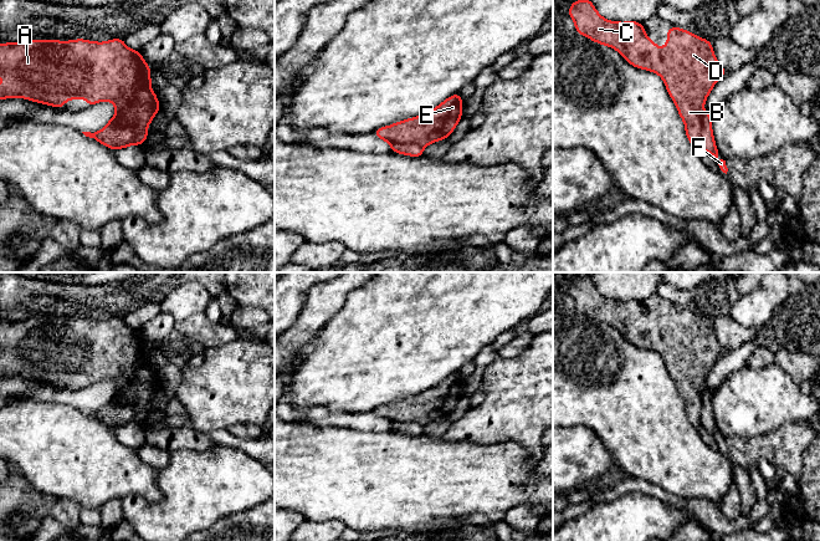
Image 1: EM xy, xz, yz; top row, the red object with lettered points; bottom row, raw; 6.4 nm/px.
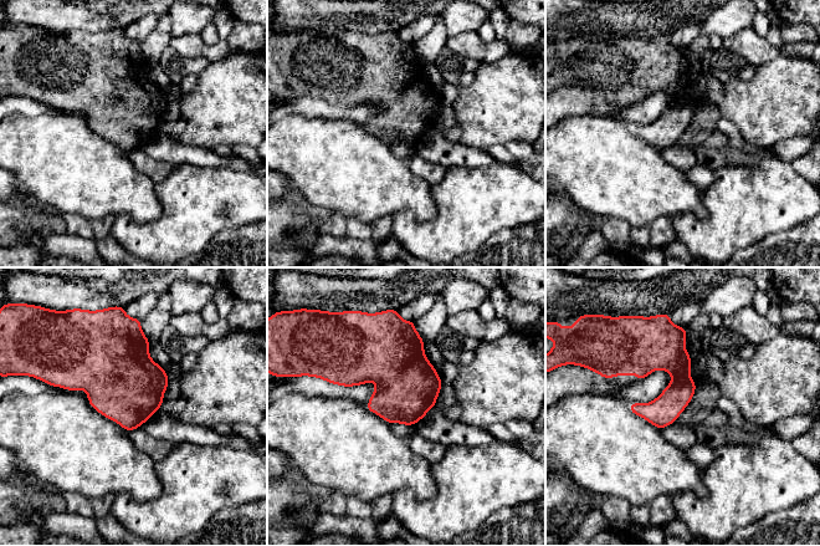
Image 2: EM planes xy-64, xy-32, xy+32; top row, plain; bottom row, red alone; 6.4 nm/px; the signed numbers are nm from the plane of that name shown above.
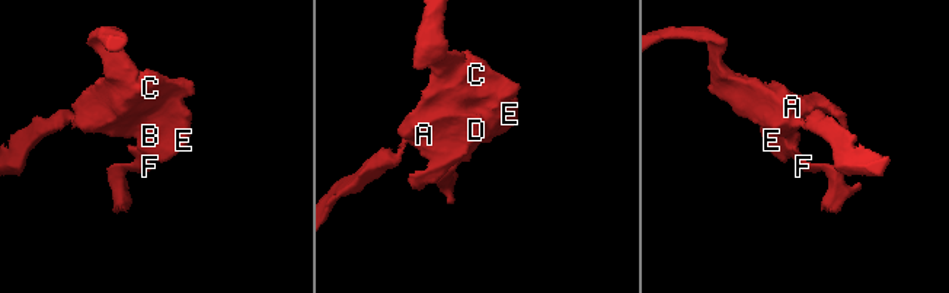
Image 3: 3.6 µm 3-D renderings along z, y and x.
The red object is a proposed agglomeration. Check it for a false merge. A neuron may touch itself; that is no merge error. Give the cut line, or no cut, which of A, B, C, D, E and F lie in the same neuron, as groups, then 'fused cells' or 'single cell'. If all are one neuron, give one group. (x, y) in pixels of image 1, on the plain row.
xy (116, 392), (137, 399), (133, 409), (133, 422) | A B C D E / F | fused cells

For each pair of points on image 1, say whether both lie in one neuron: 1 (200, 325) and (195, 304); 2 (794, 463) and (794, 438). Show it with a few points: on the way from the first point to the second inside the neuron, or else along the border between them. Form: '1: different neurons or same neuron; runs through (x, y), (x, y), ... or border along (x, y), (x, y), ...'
1: different neurons; border along (203, 311), (194, 312), (177, 321)
2: same neuron; runs through (794, 457), (794, 444)

